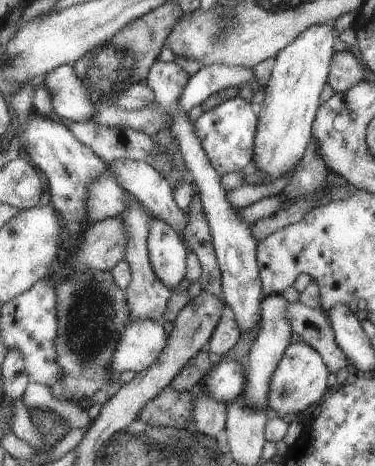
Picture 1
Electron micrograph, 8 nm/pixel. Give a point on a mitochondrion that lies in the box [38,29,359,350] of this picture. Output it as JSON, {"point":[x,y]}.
{"point":[123,58]}

